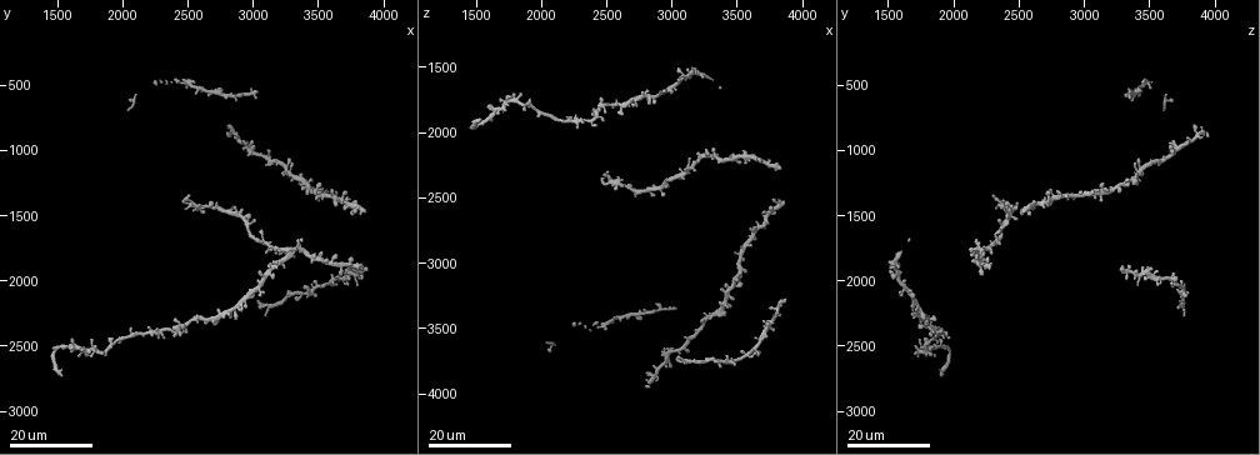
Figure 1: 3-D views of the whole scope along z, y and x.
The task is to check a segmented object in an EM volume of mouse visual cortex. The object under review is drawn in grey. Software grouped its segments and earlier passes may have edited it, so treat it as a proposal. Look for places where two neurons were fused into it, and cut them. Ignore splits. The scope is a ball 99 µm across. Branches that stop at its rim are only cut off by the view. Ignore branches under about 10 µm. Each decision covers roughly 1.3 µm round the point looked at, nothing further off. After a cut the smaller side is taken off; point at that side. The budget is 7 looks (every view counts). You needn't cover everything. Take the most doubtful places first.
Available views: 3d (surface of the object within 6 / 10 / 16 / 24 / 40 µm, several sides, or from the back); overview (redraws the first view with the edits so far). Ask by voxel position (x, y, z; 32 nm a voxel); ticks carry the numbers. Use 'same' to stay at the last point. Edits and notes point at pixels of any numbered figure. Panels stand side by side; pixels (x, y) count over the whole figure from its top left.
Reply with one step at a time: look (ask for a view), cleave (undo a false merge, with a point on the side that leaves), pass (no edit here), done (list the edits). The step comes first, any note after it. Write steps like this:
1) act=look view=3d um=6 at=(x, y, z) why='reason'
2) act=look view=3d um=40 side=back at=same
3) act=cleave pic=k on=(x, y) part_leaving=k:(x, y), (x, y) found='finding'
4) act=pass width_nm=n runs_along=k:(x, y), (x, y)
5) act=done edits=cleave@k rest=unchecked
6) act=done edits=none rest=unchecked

act=look view=3d um=16 at=(2940, 980, 3720)

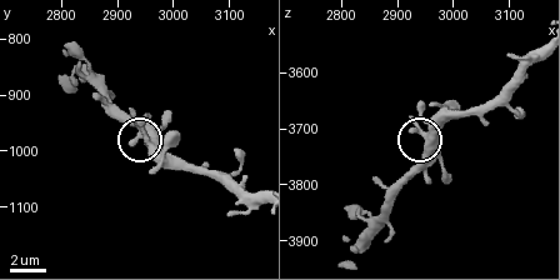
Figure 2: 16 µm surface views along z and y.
act=look view=3d um=6 at=same

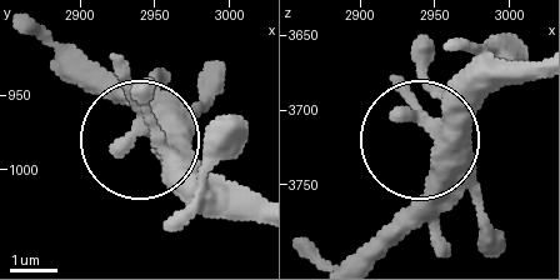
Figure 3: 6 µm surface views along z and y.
act=look view=3d um=6 side=back at=same

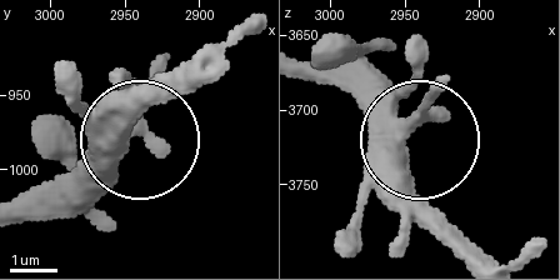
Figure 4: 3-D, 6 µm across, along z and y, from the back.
act=pass arms=3 found='one neuron here'

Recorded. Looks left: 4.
act=look view=3d um=24 at=(3500, 1360, 3140)

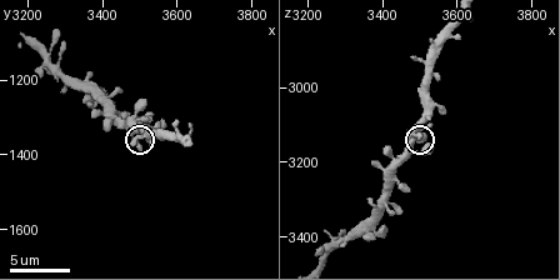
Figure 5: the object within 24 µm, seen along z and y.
act=look view=3d um=10 at=(3480, 1340, 3120)

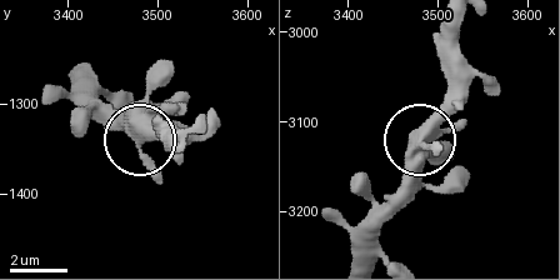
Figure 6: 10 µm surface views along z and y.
act=pass side_arm_um=59 found='one neuron here'

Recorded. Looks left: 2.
act=look view=3d um=16 at=(3320, 1760, 2160) why='arms part here'

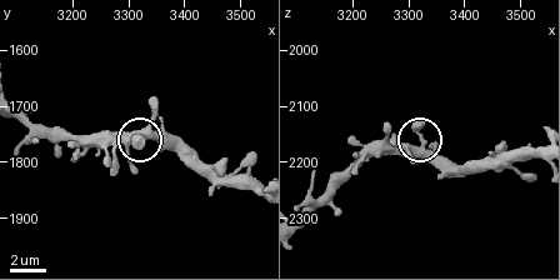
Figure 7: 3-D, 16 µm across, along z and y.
act=look view=3d um=6 at=same why='closer look'

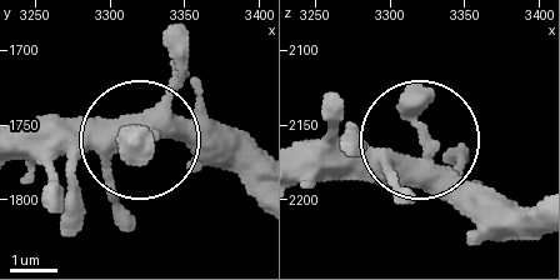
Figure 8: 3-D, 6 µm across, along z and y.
act=pass width_nm=380 found='continuous, no second neuron'

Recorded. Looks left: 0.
act=done edits=none rest=unchecked

